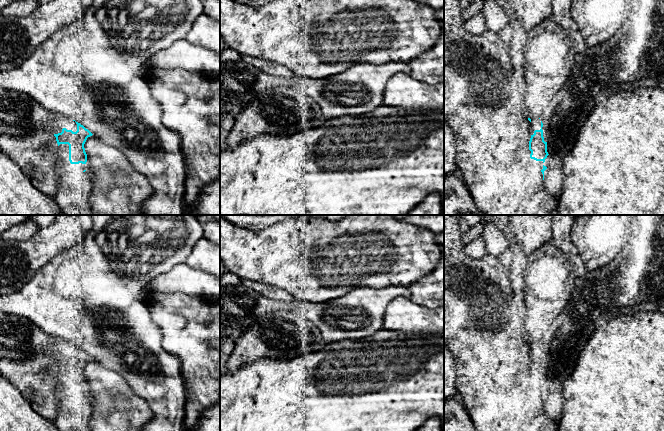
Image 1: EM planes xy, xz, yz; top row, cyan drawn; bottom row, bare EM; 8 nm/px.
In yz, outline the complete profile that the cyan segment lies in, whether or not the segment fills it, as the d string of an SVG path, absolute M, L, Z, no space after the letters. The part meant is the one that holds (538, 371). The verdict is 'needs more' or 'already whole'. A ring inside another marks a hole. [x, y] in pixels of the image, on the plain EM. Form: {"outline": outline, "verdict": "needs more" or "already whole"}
{"outline": "M528 342L528 344L531 346L531 362L529 365L530 382L544 387L549 378L547 376L547 366L544 365L543 361L543 347L540 342L532 344Z", "verdict": "needs more"}

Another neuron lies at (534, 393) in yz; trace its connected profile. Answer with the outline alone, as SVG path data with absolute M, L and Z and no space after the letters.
M527 388L526 391L532 402L527 414L522 416L520 431L557 431L558 424L544 411L540 390L538 388Z

